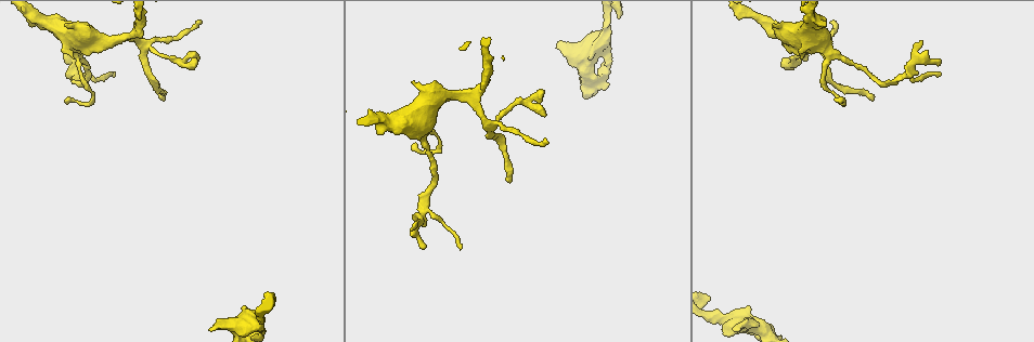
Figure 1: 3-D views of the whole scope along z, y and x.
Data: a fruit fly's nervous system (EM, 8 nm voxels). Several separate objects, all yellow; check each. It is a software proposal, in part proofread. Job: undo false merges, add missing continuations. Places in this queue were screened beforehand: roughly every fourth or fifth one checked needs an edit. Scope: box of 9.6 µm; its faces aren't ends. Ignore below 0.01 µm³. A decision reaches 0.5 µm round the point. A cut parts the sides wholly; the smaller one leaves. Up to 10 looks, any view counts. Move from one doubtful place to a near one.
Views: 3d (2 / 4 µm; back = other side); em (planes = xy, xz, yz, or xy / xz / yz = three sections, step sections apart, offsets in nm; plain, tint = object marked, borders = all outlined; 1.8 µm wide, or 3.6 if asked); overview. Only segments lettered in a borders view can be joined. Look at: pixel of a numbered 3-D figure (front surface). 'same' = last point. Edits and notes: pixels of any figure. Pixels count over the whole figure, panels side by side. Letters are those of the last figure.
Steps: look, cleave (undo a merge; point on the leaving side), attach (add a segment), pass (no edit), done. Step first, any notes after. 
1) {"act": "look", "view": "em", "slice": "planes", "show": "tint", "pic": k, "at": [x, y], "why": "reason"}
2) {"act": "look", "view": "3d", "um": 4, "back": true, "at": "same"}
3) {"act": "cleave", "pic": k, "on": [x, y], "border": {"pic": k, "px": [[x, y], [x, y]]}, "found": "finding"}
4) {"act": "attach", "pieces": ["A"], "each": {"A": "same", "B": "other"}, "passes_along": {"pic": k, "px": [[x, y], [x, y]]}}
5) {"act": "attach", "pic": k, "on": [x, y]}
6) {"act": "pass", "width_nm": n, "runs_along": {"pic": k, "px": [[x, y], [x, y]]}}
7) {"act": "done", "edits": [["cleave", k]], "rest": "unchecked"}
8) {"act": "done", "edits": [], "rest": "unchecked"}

{"act": "look", "view": "em", "slice": "xy", "step": 8, "show": "tint", "pic": 1, "at": [78, 82], "why": "branch point"}

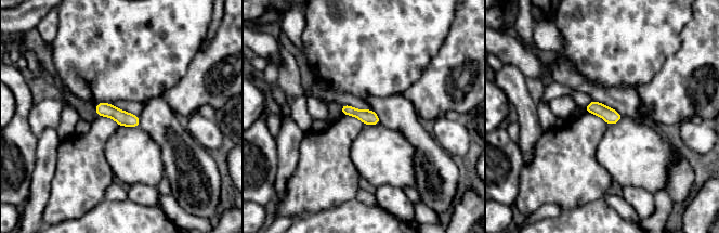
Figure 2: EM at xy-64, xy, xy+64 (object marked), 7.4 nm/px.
{"act": "look", "view": "em", "slice": "planes", "show": "borders", "at": "same", "why": "cut it another way"}

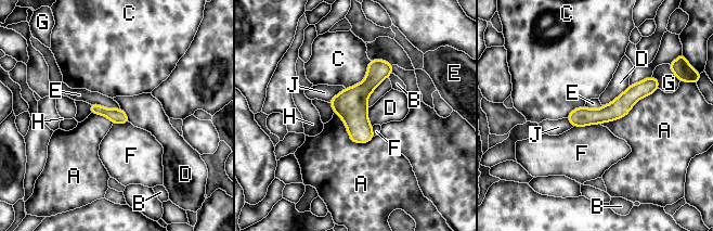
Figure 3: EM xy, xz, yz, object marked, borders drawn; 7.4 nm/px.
{"act": "pass", "each": {"A": "other", "B": "other", "C": "other", "D": "other", "E": "other", "F": "other", "G": "other", "H": "other", "J": "other"}, "border": {"pic": 3, "px": [[388, 76], [367, 99], [368, 106]]}, "found": "one neuron here"}

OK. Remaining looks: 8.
{"act": "look", "view": "3d", "um": 2, "back": true, "pic": 1, "at": [872, 99], "why": "an open end"}

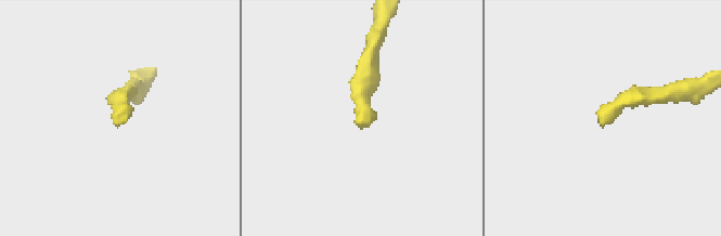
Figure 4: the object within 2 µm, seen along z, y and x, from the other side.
{"act": "look", "view": "em", "slice": "planes", "show": "borders", "pic": 4, "at": [600, 115]}

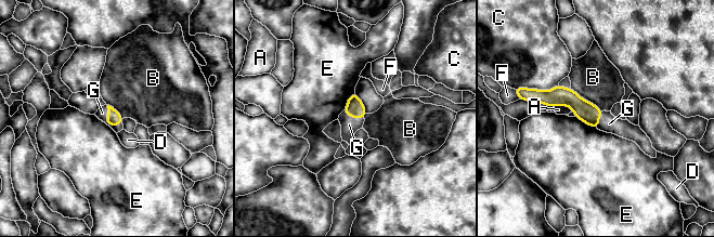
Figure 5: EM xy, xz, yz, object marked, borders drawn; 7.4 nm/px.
{"act": "attach", "pieces": ["G"], "width_nm": 110, "each": {"A": "other", "B": "other", "C": "other", "D": "other", "E": "other", "F": "other", "G": "same"}, "passes_along": {"pic": 5, "px": [[114, 118], [106, 119], [102, 113]]}, "found": "the neuron continues"}

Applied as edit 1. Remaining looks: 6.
{"act": "look", "view": "em", "slice": "xy", "step": 16, "show": "tint", "pic": 1, "at": [776, 25], "why": "free end"}

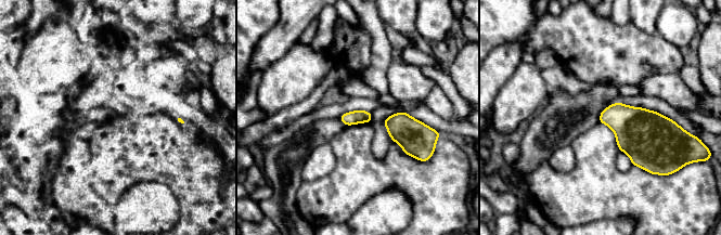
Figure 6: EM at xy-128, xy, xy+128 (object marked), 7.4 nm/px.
{"act": "look", "view": "em", "slice": "planes", "show": "tint", "at": "same"}

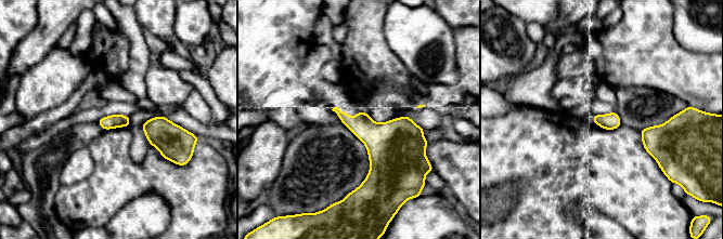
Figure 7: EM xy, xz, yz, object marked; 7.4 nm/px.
{"act": "look", "view": "em", "slice": "planes", "show": "borders", "at": "same"}

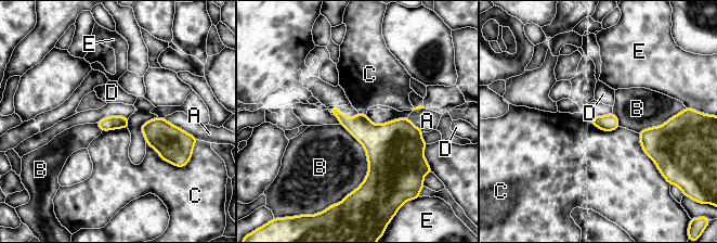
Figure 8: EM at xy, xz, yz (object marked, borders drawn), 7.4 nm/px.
{"act": "pass", "each": {"A": "other", "B": "other", "C": "other", "D": "other", "E": "other"}, "border": {"pic": 8, "px": [[637, 133], [641, 149], [659, 169]]}, "found": "no lettered segment goes on from it"}

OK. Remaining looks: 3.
{"act": "look", "view": "em", "slice": "planes", "show": "borders", "pic": 1, "at": [618, 18], "why": "branch stops here"}

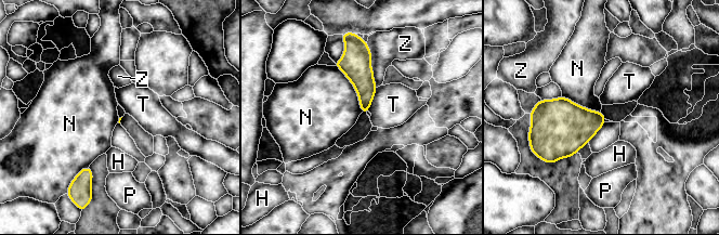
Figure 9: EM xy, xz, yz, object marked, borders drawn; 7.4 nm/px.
{"act": "pass", "longest_contact_nm": ["N", 400], "each": {"H": "other", "N": "other", "P": "other", "T": "other", "Z": "other"}, "border": {"pic": 9, "px": [[335, 65], [353, 86], [362, 112]]}, "found": "no lettered segment goes on from it"}

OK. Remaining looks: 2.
{"act": "look", "view": "em", "slice": "planes", "show": "borders", "pic": 1, "at": [770, 330], "why": "abrupt turn"}

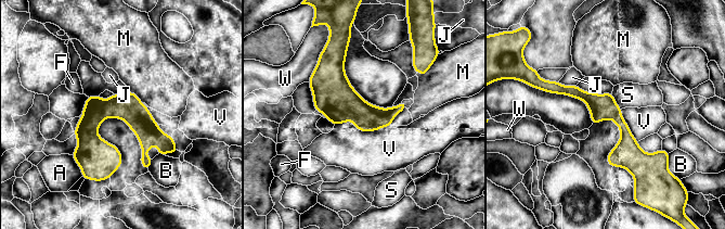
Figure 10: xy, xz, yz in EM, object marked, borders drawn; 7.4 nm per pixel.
{"act": "pass", "each": {"A": "other", "B": "other", "F": "other", "J": "other", "M": "other", "S": "other", "V": "other", "W": "other"}, "found": "one neuron here"}

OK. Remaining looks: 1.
{"act": "done", "edits": [["attach", 5]], "rest": "unchecked"}

